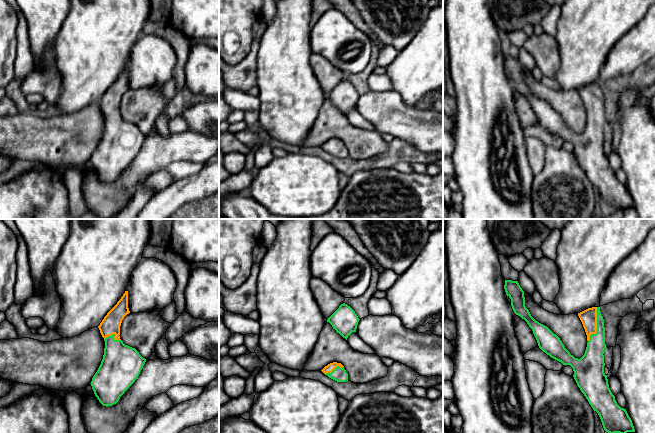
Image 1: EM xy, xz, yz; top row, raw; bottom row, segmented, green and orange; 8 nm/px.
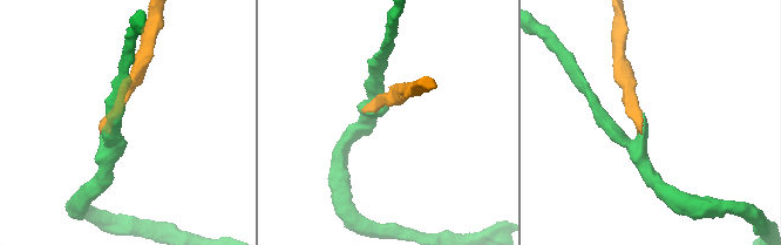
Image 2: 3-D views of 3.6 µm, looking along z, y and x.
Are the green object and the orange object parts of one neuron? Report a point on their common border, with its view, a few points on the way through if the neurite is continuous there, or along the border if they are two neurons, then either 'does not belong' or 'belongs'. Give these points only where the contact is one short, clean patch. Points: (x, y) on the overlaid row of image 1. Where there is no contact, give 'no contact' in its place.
yz (597, 326) | across yz (593, 356), (596, 345), (597, 326), (588, 317) | belongs

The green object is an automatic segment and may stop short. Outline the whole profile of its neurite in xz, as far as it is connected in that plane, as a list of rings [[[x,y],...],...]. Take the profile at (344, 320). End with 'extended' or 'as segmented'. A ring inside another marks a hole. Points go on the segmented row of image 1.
[[[343,303],[339,308],[327,319],[333,329],[336,330],[343,338],[347,340],[352,332],[356,332],[359,318],[355,311]]]; as segmented

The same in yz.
[[[505,280],[504,289],[511,299],[514,313],[532,329],[539,348],[551,358],[573,368],[577,386],[598,413],[604,430],[608,433],[635,432],[631,418],[626,409],[617,404],[604,373],[605,327],[600,307],[578,313],[588,341],[584,355],[578,359],[570,354],[556,334],[531,316],[518,281]]]; extended

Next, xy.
[[[125,291],[98,326],[105,348],[101,364],[90,384],[99,402],[106,407],[119,401],[138,378],[146,362],[135,348],[125,345],[120,339],[122,320],[129,313],[128,291]]]; extended

